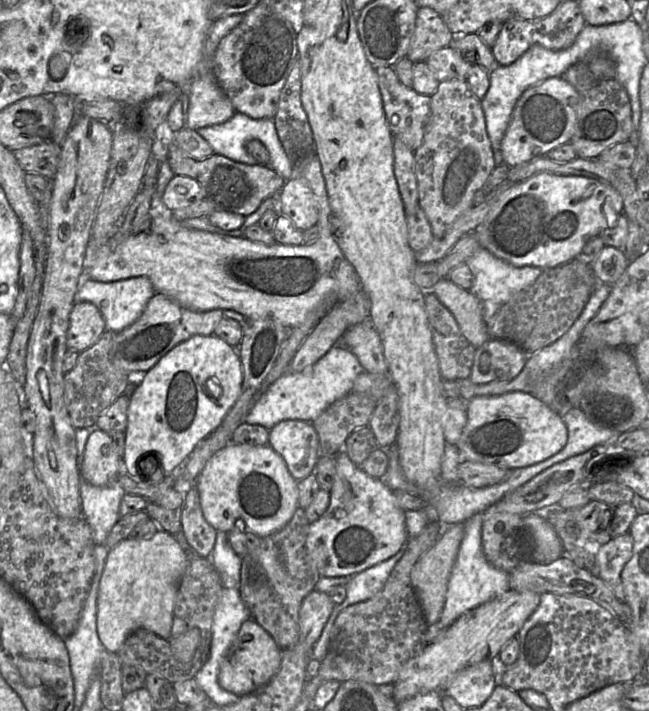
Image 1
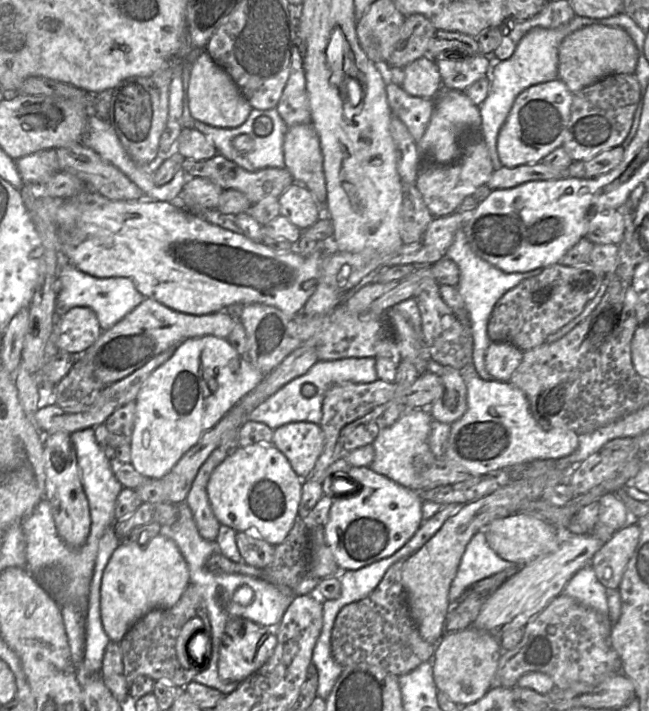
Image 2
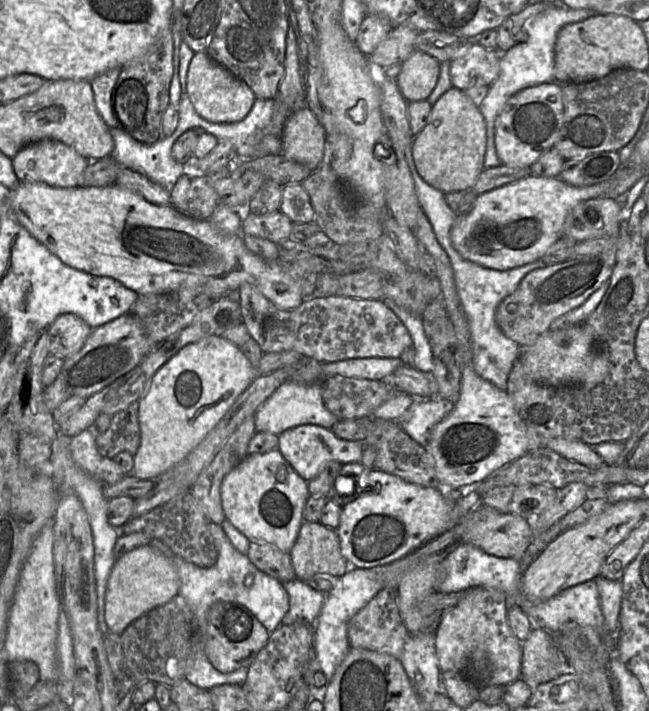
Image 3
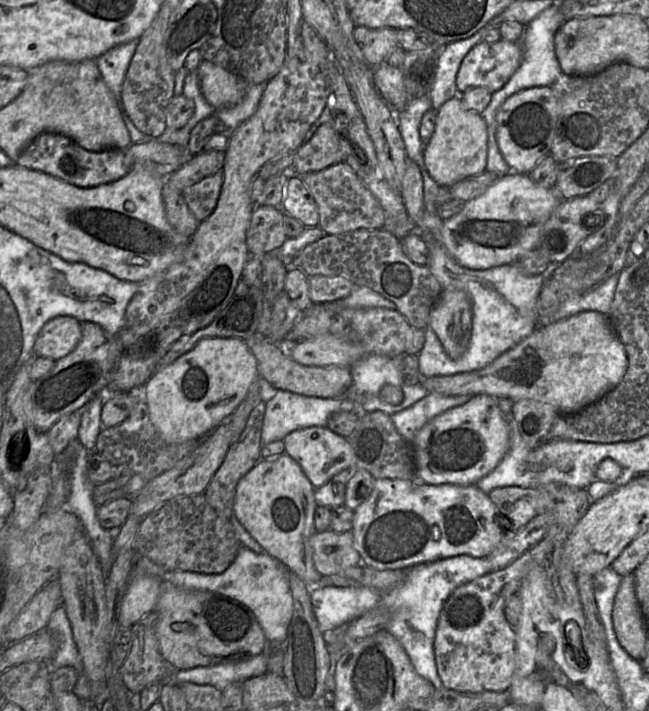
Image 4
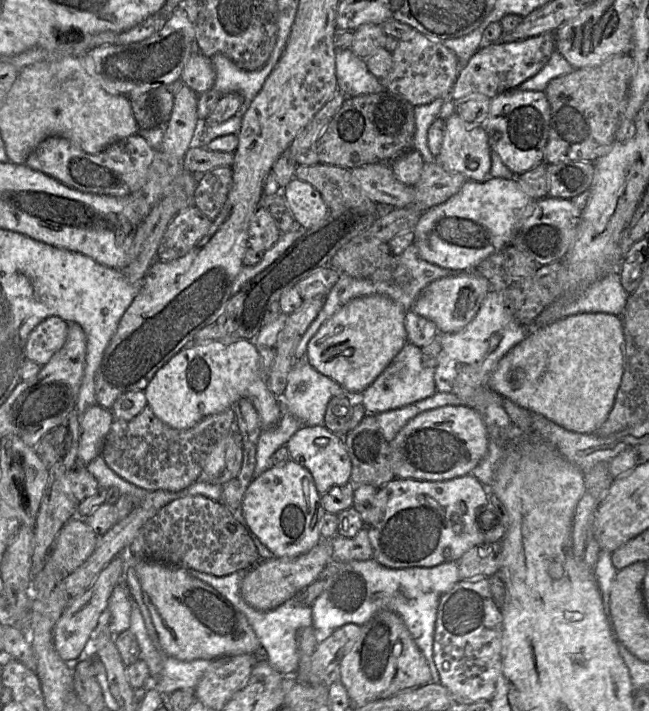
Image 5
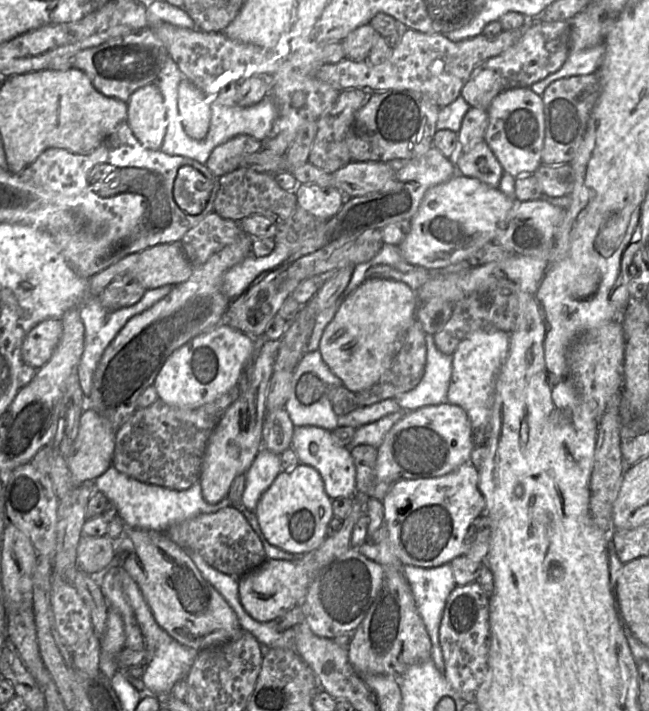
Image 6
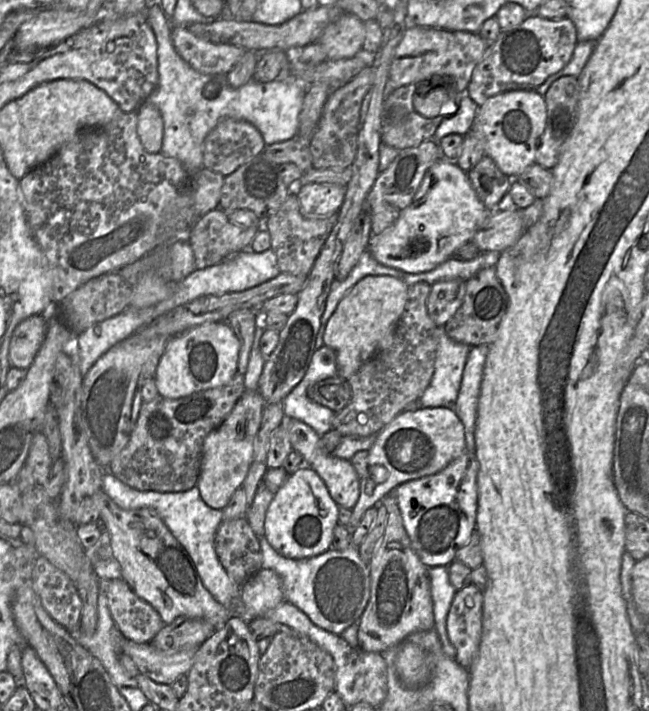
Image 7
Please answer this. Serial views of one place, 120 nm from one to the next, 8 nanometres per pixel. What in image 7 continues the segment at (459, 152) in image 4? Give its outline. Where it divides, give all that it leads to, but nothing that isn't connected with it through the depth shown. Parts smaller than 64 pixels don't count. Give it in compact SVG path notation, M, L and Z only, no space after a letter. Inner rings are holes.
M487 155L467 175L484 206L489 212L496 211L499 201L510 190L512 178L505 175Z

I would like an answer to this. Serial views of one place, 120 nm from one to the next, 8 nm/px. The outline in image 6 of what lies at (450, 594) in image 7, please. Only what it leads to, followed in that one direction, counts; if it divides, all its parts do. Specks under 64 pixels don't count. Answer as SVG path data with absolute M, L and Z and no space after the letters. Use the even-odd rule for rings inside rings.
M449 563L434 568L405 565L403 573L431 639L432 661L444 672L439 631L447 598L457 585L452 567Z

